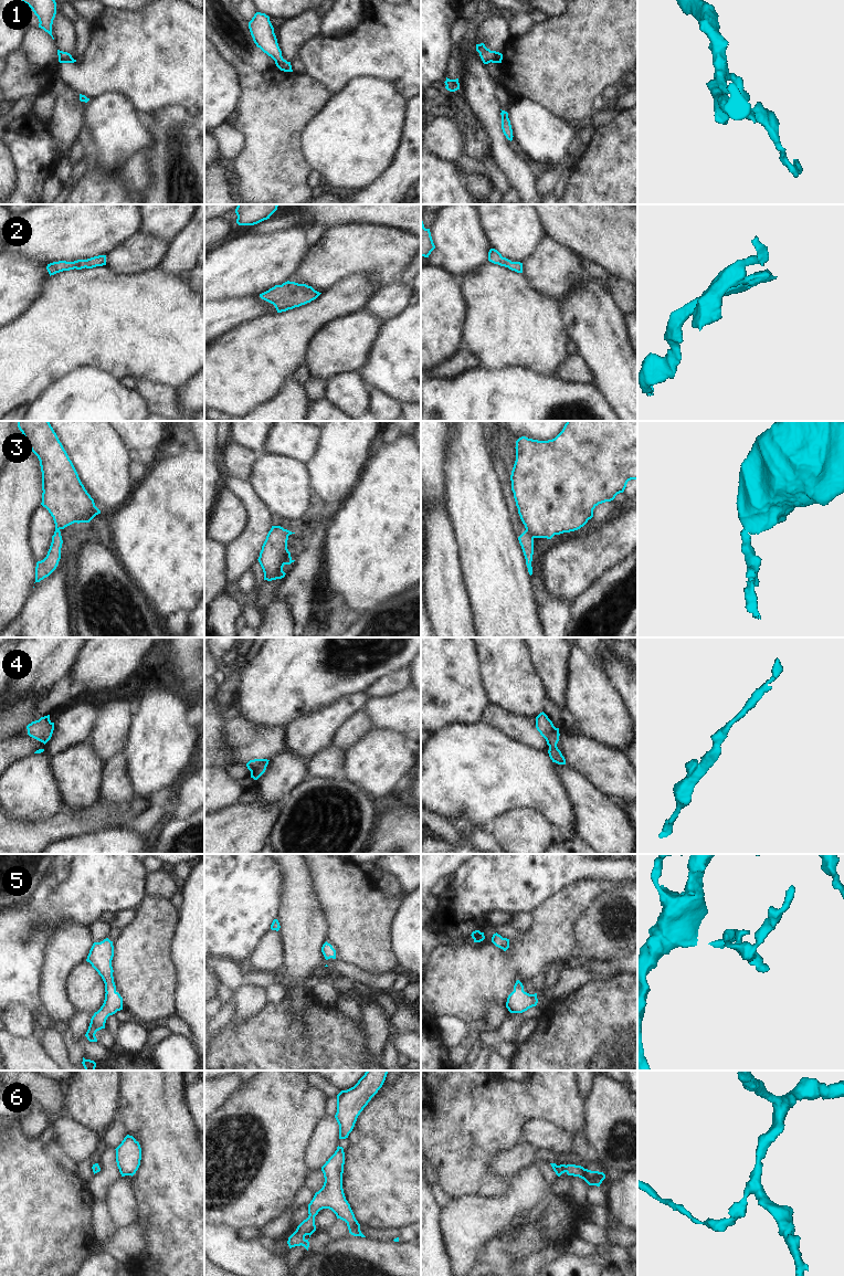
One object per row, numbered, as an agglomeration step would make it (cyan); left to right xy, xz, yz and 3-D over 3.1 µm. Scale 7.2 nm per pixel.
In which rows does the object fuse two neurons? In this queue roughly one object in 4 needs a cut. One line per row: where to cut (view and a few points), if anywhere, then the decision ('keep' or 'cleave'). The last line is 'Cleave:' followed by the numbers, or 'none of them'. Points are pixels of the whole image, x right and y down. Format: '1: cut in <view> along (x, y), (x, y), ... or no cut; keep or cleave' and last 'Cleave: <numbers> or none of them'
1: no cut; keep
2: no cut; keep
3: cut in yz along (526, 528), (534, 537); cleave
4: no cut; keep
5: no cut; keep
6: no cut; keep
Cleave: 3

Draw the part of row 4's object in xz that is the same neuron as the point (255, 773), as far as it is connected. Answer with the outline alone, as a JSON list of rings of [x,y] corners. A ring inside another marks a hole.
[[[267,759],[250,760],[246,767],[251,771],[251,778],[257,780],[265,772],[268,761]]]

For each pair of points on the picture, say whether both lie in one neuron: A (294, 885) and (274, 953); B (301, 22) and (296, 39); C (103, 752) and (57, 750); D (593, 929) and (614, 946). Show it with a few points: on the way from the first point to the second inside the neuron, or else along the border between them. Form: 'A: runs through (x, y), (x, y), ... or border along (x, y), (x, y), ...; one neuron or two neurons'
A: border along (277, 931), (281, 938), (284, 961); two neurons
B: runs through (301, 27), (296, 34); one neuron
C: border along (93, 727), (90, 745), (102, 763); two neurons
D: runs through (599, 931), (609, 940); one neuron

